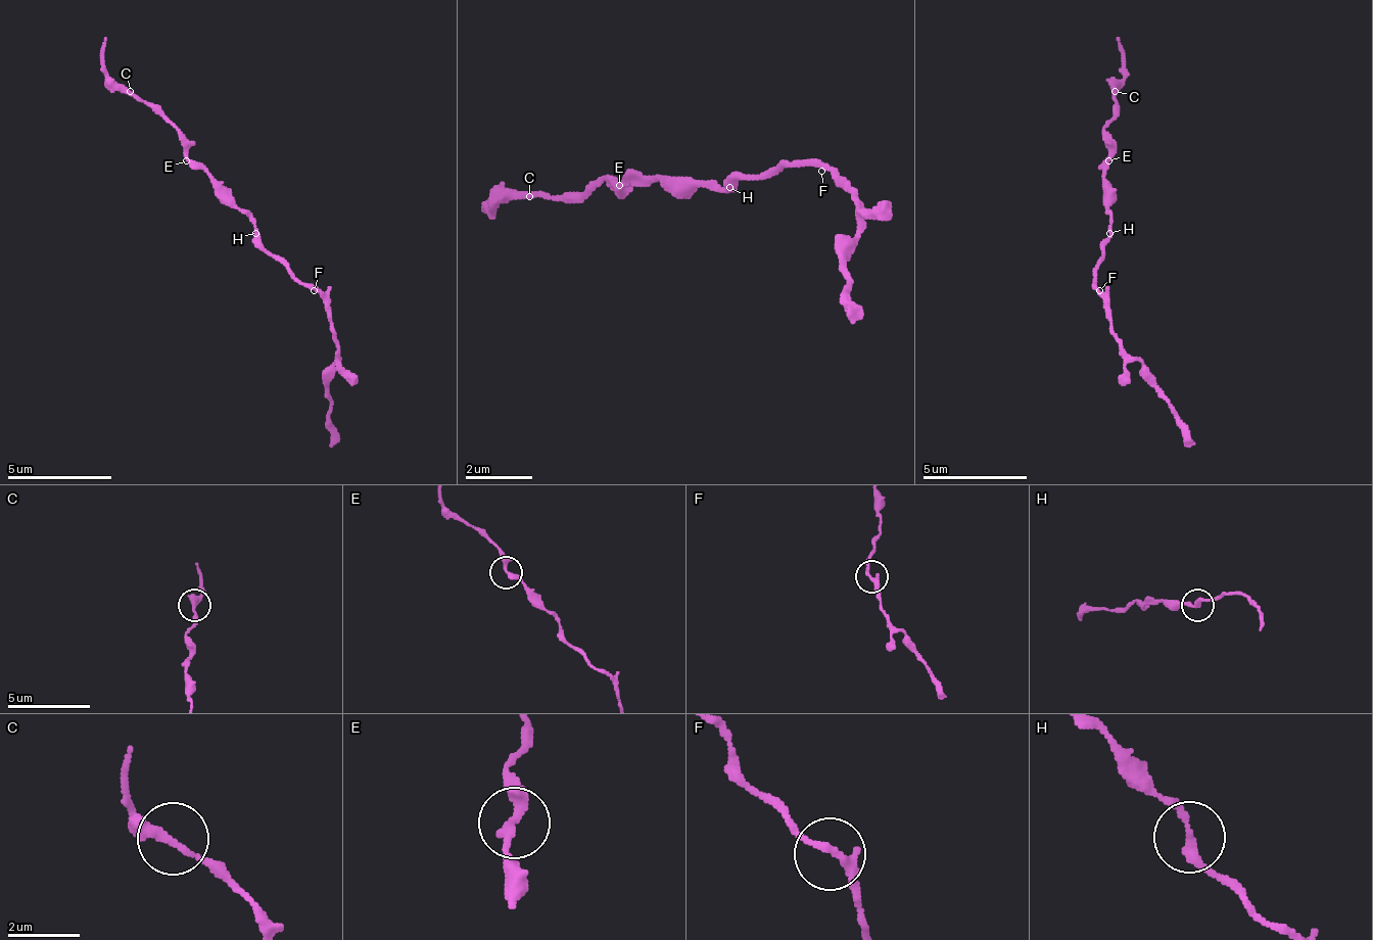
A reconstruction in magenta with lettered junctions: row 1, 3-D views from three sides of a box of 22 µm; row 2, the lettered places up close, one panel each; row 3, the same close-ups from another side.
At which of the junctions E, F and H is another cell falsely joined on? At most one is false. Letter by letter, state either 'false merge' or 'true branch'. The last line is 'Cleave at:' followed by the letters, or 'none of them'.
E: false merge
F: true branch
H: true branch
Cleave at: E

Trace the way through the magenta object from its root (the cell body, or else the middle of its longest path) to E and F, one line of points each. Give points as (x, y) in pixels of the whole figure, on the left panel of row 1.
E: (262, 243), (255, 222), (203, 170), (198, 170), (188, 159)
F: (262, 243), (303, 285), (314, 290)

